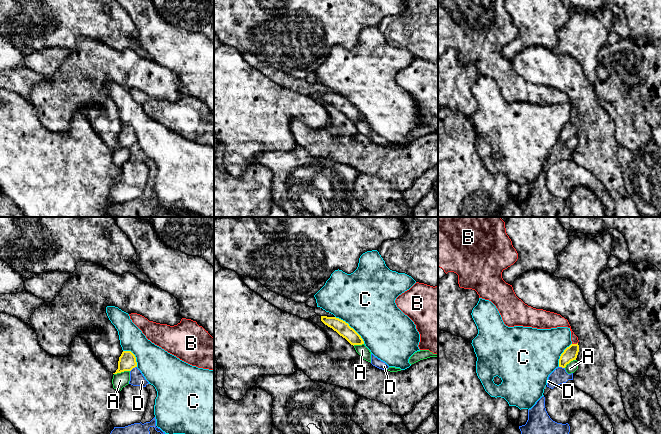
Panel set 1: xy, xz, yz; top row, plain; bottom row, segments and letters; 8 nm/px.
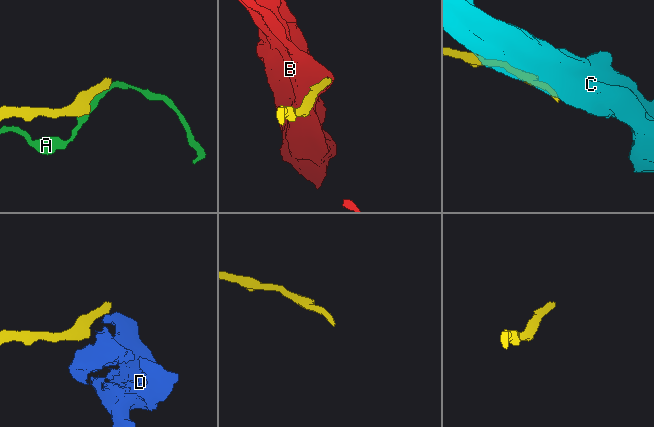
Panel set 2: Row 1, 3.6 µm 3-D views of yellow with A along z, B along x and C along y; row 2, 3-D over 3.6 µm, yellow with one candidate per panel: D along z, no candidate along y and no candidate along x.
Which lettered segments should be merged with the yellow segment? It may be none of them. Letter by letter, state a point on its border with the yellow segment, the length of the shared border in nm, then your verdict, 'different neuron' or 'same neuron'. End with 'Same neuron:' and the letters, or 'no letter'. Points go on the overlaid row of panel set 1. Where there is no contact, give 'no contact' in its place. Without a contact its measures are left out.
A: meets yellow in xy at (121, 371); contact 130 nm long; different neuron
B: meets yellow in yz at (574, 344); contact 50 nm long; same neuron
C: meets yellow in xz at (350, 327); contact 320 nm long; different neuron
D: meets yellow in xy at (133, 367); contact 70 nm long; different neuron
Same neuron: B

